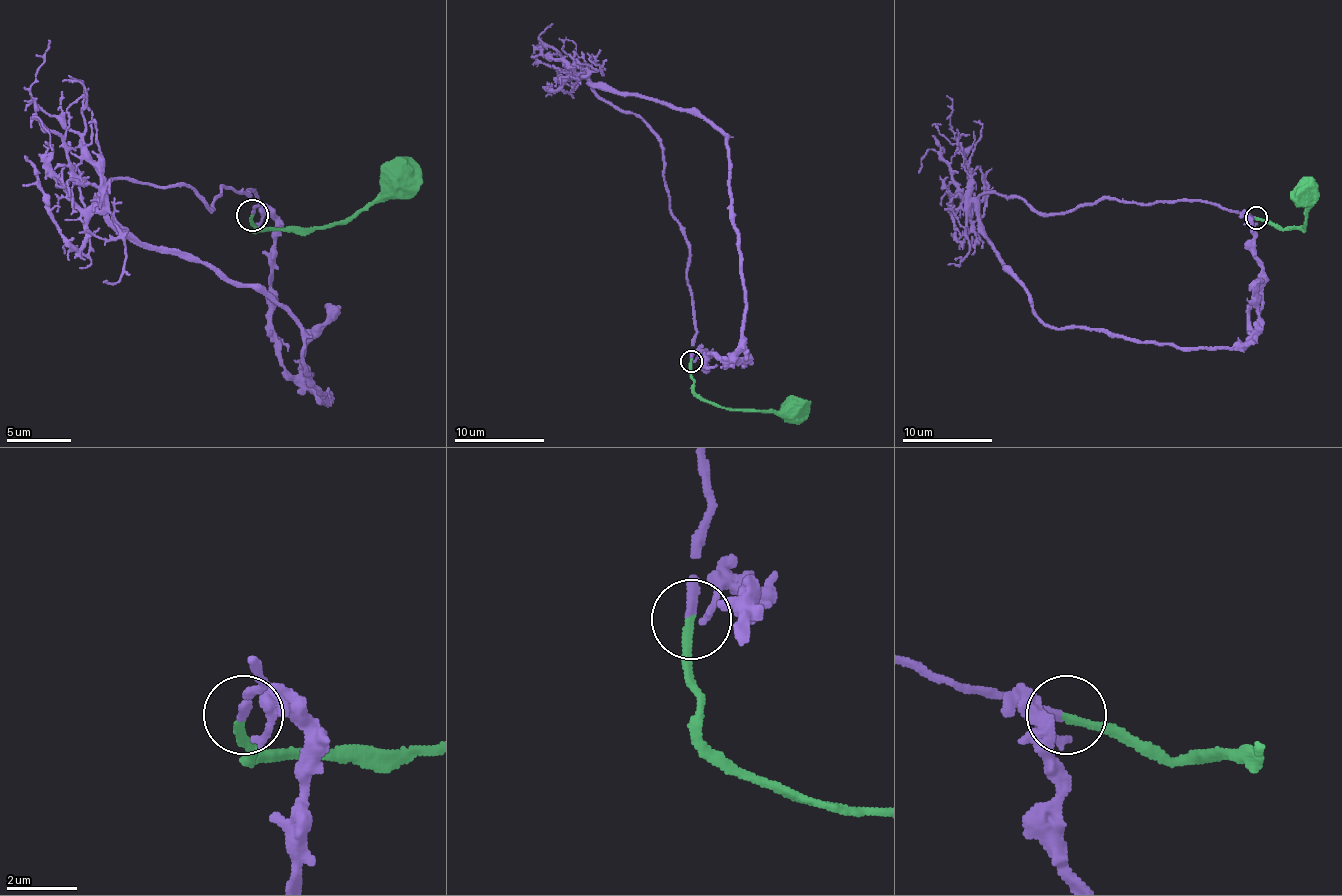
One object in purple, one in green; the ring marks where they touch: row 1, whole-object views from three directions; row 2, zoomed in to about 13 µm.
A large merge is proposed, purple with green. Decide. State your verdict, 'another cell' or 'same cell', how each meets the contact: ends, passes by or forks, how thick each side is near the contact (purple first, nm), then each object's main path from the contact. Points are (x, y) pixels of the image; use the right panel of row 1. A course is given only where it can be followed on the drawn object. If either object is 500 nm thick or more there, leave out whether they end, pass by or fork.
same cell | purple ends | green ends | 240/240 nm | purple via (1255, 218), (1253, 334), (1175, 348), (1049, 328), (977, 200), (1240, 213) | green via (1255, 218), (1284, 227), (1302, 227), (1309, 182)

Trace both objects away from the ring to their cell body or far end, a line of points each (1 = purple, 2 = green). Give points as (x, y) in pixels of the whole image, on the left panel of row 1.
1: (251, 215), (274, 222), (280, 363), (329, 402), (300, 325), (139, 248), (107, 190), (251, 209)
2: (251, 215), (255, 228), (296, 228), (348, 222), (396, 196), (418, 164)

